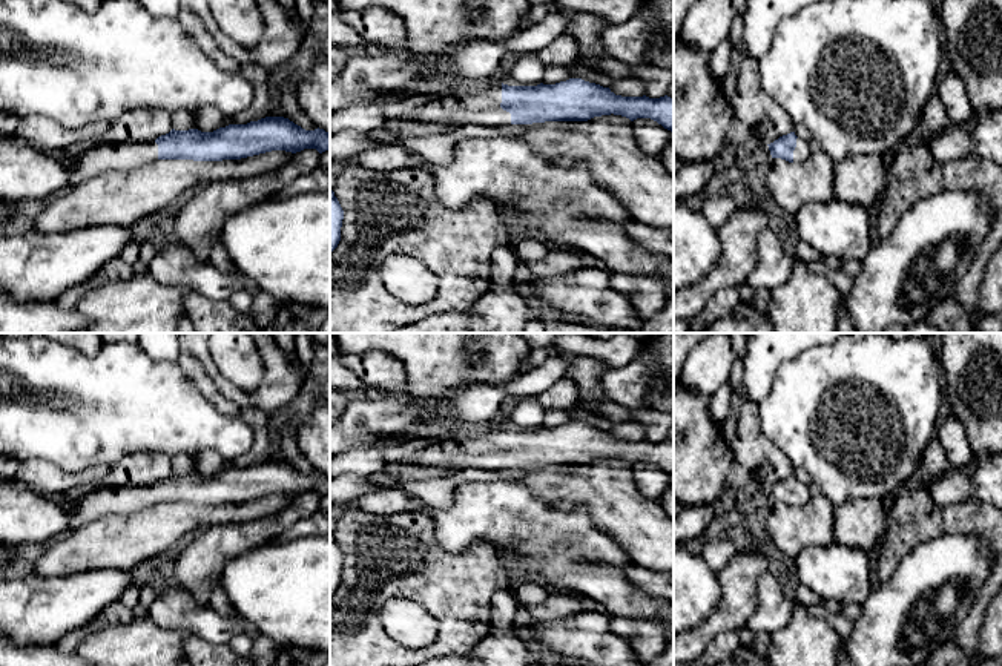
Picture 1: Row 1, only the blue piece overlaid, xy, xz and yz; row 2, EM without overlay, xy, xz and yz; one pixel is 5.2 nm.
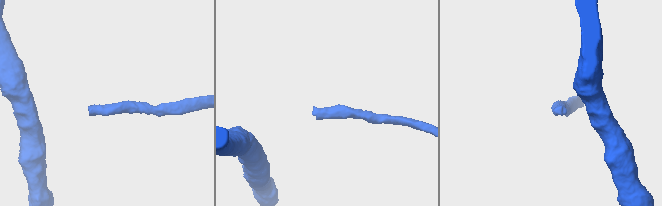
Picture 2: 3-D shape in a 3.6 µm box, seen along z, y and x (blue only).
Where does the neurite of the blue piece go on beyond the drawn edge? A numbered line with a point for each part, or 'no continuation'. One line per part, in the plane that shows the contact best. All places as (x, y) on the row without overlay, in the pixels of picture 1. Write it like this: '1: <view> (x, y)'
1: xz (458, 453)

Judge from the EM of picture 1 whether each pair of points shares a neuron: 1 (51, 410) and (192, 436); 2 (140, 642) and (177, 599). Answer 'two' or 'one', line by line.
1: one
2: two

